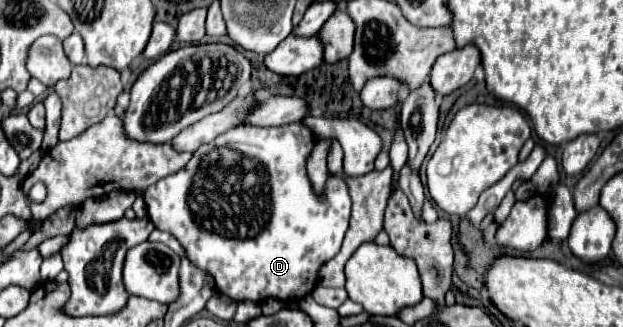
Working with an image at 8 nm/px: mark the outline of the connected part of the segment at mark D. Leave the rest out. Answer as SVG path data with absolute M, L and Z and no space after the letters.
M301 121L281 127L247 125L231 129L215 141L201 145L183 169L143 191L147 215L157 229L173 235L187 259L213 275L217 291L233 301L261 303L269 297L301 301L317 287L319 267L337 255L351 217L351 197L341 175L329 175L325 199L319 199L311 191L305 163L313 145L315 137L311 129Z

